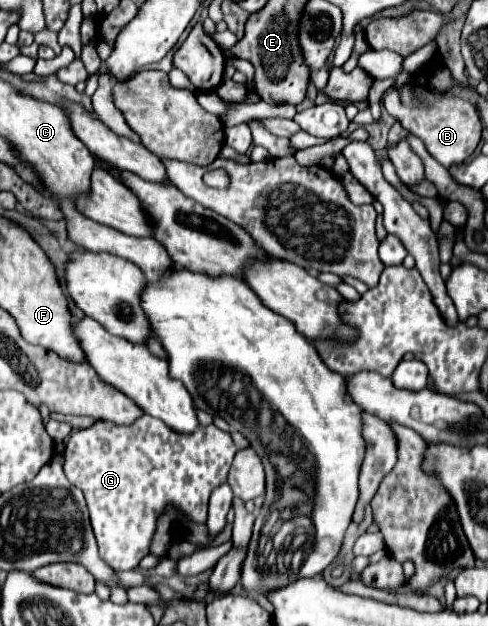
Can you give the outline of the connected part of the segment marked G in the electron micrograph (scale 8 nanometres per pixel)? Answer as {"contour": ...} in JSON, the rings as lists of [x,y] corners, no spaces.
{"contour":[[[144,414],[130,426],[100,420],[90,428],[72,432],[66,444],[64,472],[68,480],[76,488],[80,488],[86,496],[90,522],[100,548],[100,558],[118,572],[118,570],[134,570],[138,562],[148,554],[148,546],[156,530],[156,520],[168,504],[182,508],[194,522],[206,522],[208,498],[214,488],[226,482],[234,454],[236,450],[230,434],[218,430],[212,424],[198,426],[192,434],[182,436],[180,432],[166,428],[162,420],[154,420],[152,416]]]}

